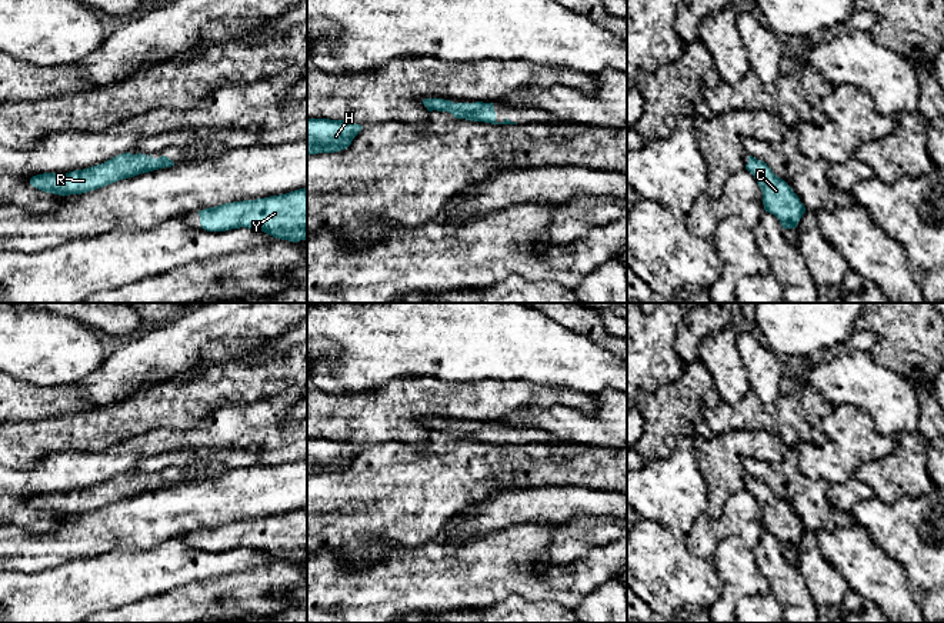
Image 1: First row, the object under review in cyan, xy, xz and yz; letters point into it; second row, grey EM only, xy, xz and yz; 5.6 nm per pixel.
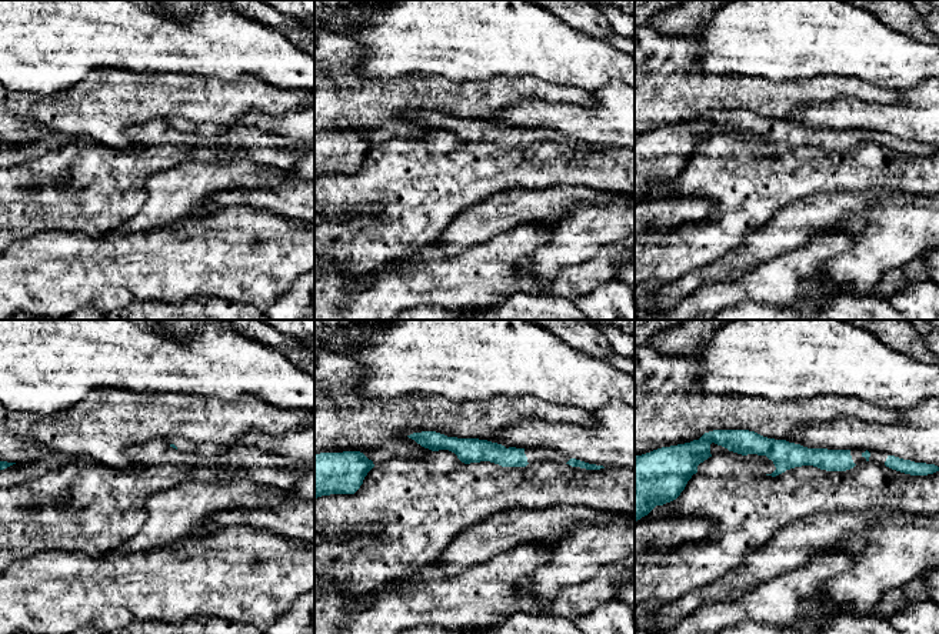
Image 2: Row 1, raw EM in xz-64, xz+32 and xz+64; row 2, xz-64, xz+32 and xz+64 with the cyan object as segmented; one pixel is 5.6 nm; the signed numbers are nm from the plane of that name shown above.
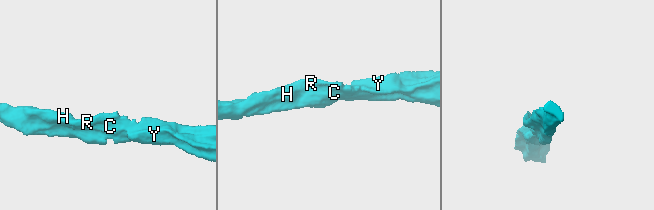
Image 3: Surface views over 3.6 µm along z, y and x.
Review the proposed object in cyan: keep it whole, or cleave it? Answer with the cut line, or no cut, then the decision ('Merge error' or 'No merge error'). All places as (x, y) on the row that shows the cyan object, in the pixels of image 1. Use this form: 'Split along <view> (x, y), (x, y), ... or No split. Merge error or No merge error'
No split. No merge error

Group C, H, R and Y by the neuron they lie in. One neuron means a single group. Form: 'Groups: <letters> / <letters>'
Groups: C H R Y

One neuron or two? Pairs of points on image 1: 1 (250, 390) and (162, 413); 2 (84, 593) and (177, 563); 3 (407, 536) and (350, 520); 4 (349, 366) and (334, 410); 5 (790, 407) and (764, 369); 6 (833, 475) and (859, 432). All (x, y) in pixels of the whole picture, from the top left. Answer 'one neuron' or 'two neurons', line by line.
1: one neuron
2: one neuron
3: one neuron
4: two neurons
5: two neurons
6: one neuron

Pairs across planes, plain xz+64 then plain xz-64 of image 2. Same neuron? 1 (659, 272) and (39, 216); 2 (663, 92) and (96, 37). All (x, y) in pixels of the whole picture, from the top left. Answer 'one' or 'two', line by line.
1: one
2: two

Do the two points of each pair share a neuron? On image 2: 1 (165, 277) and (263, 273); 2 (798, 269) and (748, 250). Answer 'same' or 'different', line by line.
1: same
2: different

